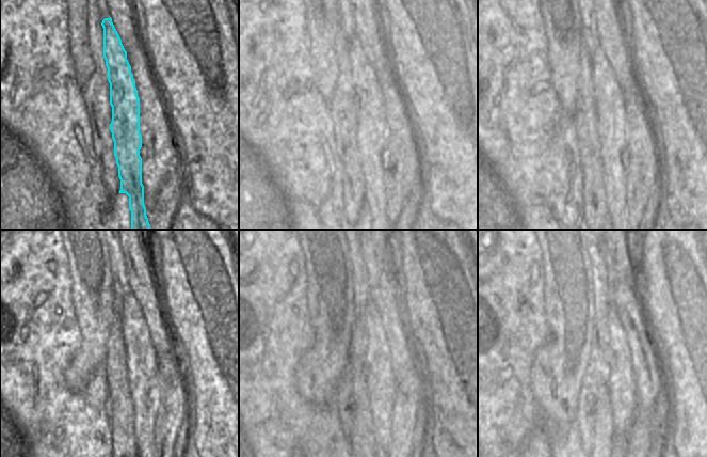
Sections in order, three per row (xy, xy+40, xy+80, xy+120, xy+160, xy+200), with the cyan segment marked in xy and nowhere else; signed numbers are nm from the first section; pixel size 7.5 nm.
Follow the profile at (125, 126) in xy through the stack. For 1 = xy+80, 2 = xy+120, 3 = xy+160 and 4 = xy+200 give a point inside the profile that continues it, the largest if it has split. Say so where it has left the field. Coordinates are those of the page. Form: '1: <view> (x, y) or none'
1: xy+80 (610, 114)
2: xy+120 (141, 359)
3: xy+160 (380, 378)
4: xy+200 (622, 384)

